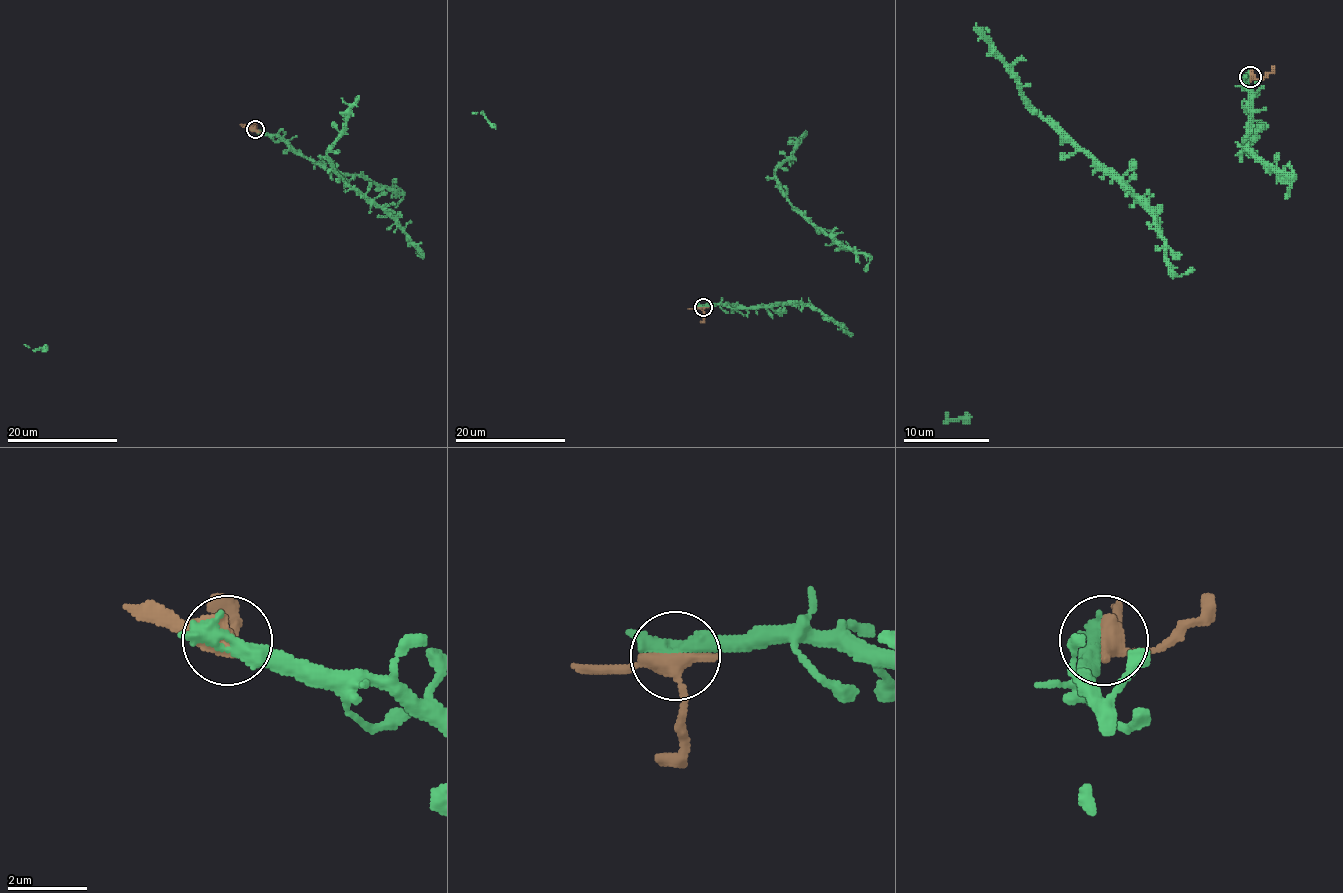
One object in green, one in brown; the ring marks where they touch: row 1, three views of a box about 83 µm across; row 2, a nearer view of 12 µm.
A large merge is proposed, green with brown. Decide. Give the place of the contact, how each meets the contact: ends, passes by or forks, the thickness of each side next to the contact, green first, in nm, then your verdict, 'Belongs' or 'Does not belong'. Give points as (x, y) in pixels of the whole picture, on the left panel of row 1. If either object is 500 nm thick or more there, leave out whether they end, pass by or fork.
Place: (255, 129). At the ring green passes by. At the ring brown passes by. Thickness 380 nm (green) against 480 nm. Belongs

